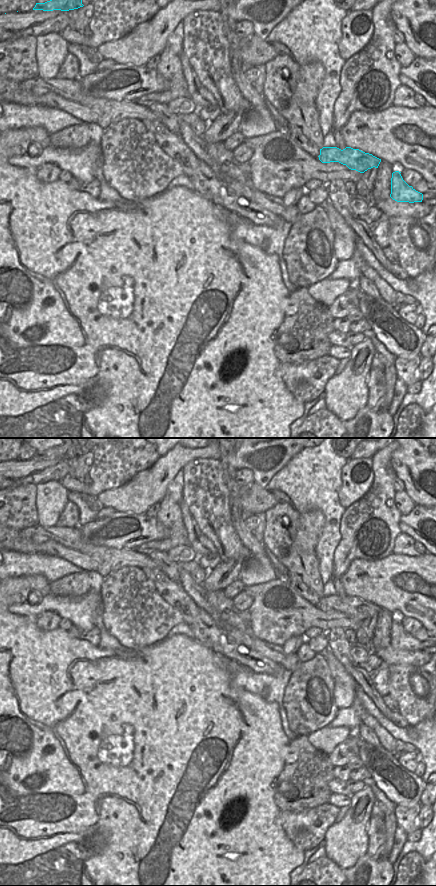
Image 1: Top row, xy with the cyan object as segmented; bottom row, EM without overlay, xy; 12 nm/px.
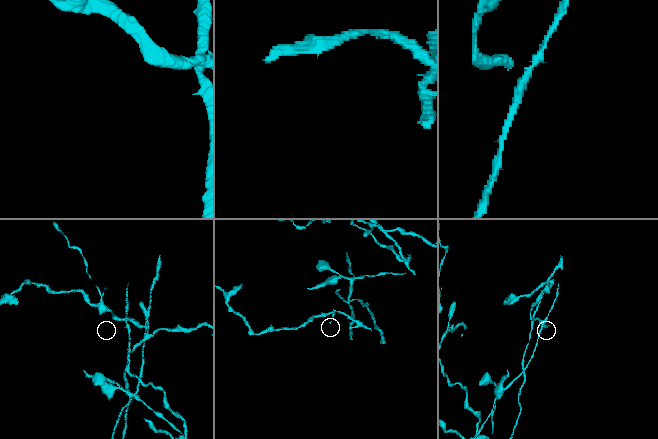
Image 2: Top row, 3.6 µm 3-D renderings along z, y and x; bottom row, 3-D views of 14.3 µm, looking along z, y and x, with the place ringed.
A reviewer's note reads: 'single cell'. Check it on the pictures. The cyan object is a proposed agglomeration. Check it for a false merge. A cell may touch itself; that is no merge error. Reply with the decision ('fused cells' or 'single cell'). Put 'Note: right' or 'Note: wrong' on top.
Note: wrong
fused cells

